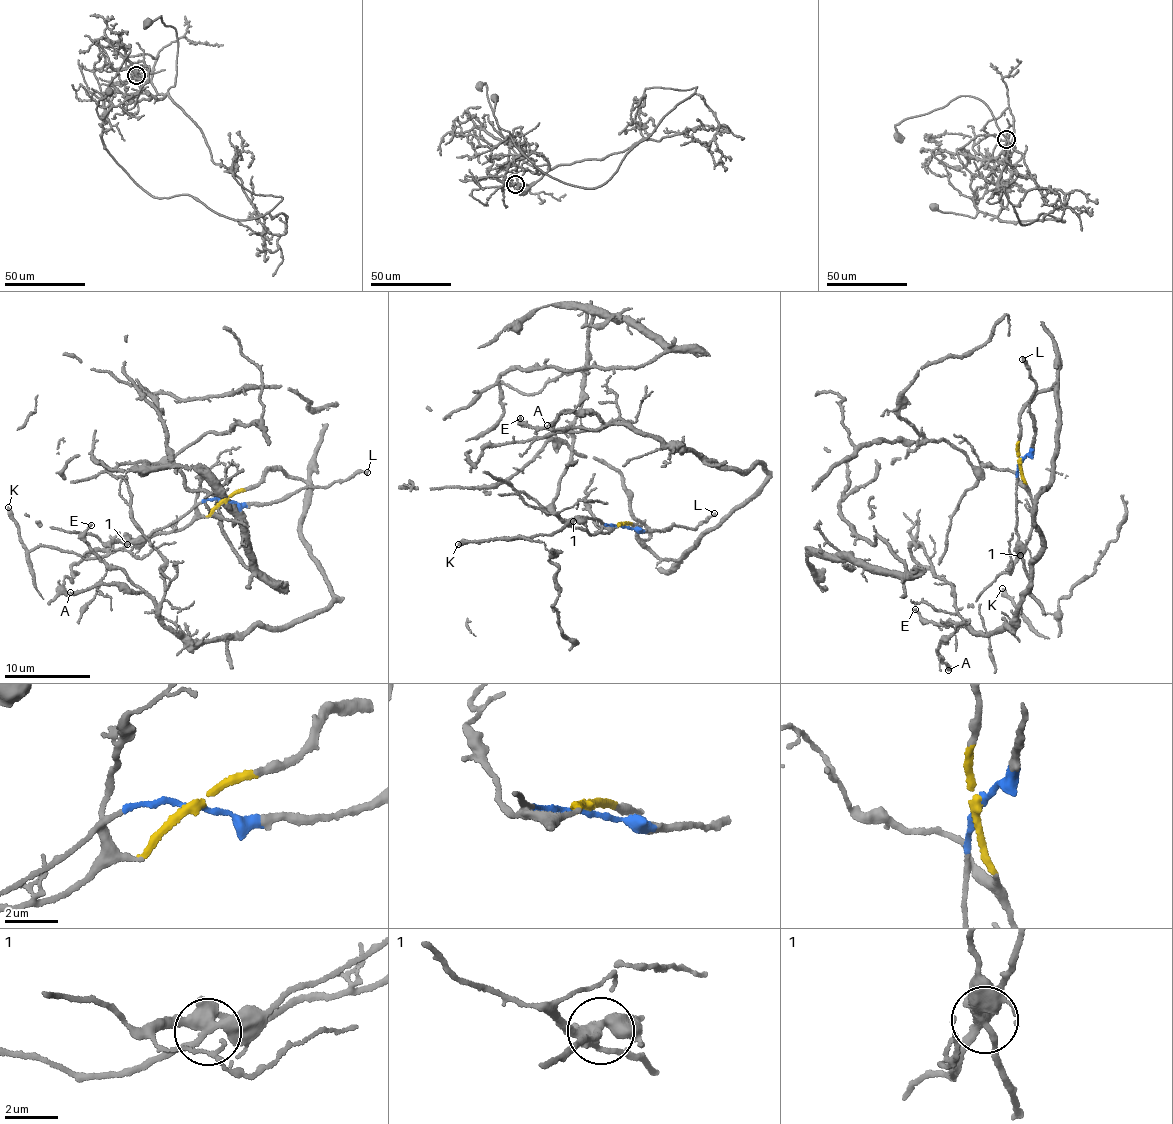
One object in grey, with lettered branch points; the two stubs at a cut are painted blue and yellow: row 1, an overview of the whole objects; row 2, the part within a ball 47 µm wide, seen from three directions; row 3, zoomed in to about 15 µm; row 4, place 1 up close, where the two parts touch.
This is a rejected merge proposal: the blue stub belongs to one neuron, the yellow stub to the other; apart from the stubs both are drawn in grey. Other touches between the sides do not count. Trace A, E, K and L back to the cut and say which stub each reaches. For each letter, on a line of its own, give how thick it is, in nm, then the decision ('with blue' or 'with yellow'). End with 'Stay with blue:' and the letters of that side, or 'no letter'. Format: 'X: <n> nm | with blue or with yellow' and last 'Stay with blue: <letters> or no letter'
A: 320 nm | with yellow
E: 150 nm | with yellow
K: 380 nm | with blue
L: 220 nm | with blue
Stay with blue: K, L

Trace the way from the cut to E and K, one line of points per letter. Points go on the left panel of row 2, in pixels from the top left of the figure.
E: (223, 500), (268, 470), (306, 483), (300, 541), (337, 599), (285, 629), (171, 632), (89, 550), (91, 524)
K: (223, 500), (201, 501), (145, 538), (139, 537), (95, 558), (42, 545), (29, 549), (21, 541), (7, 507)

